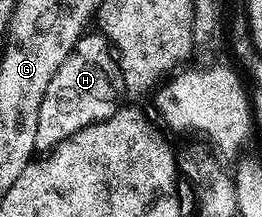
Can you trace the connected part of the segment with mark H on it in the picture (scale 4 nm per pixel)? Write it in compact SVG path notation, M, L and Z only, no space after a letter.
M86 33L77 40L71 54L57 68L50 85L47 86L42 105L39 106L39 125L35 134L35 150L38 153L53 151L71 134L111 115L108 109L101 109L121 91L120 72L116 59L111 55L108 40L100 33L91 33Z

